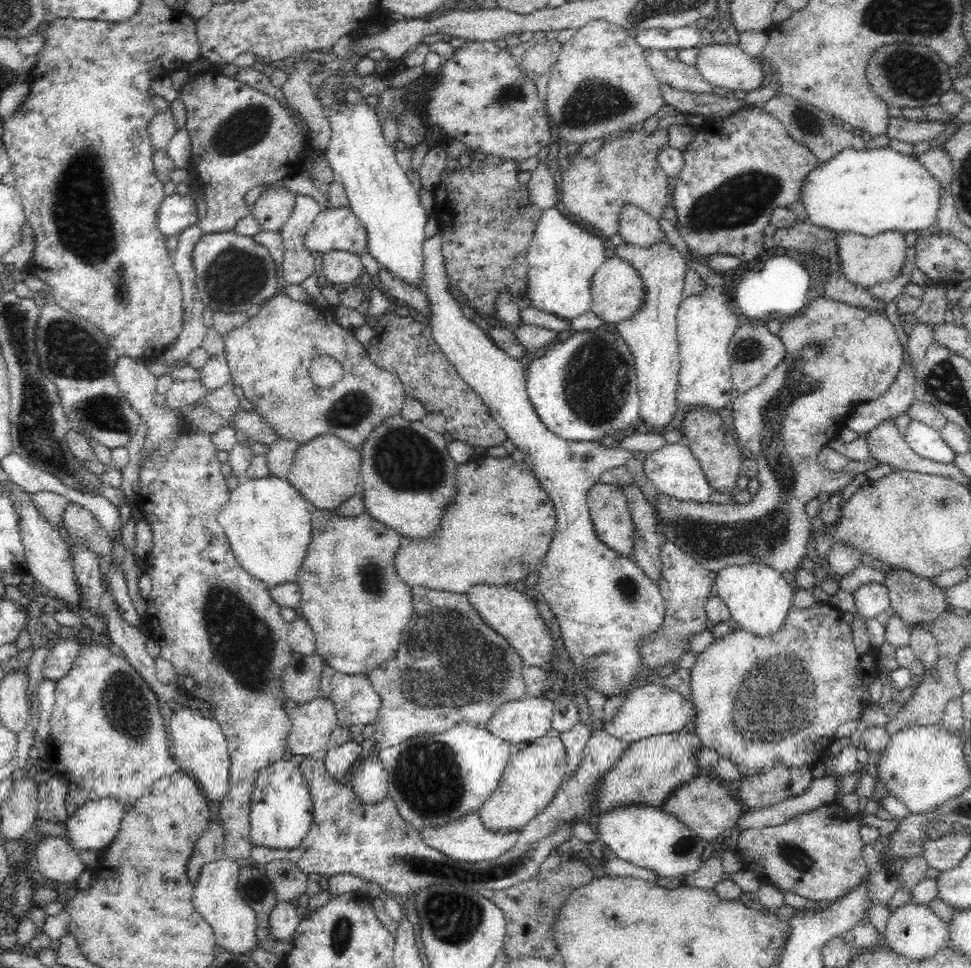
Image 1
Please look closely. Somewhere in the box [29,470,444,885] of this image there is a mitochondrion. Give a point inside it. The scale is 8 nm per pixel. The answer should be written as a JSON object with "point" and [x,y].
{"point":[243,642]}

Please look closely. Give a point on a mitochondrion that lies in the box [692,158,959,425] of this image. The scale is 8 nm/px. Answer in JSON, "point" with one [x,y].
{"point":[751,353]}

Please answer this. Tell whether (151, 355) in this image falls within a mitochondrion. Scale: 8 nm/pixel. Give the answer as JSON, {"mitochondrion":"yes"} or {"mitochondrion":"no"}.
{"mitochondrion":"no"}

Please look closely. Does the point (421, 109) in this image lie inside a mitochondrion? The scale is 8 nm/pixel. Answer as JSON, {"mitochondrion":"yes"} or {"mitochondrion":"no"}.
{"mitochondrion":"no"}

